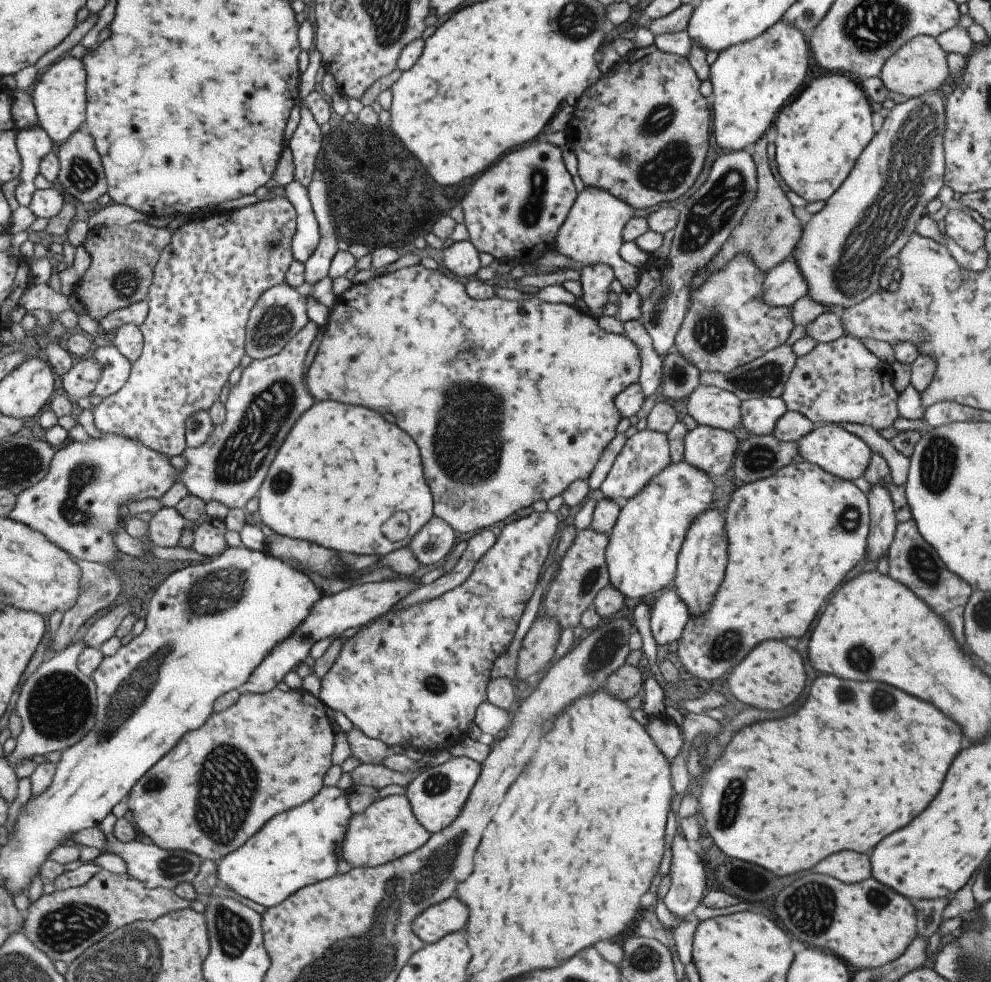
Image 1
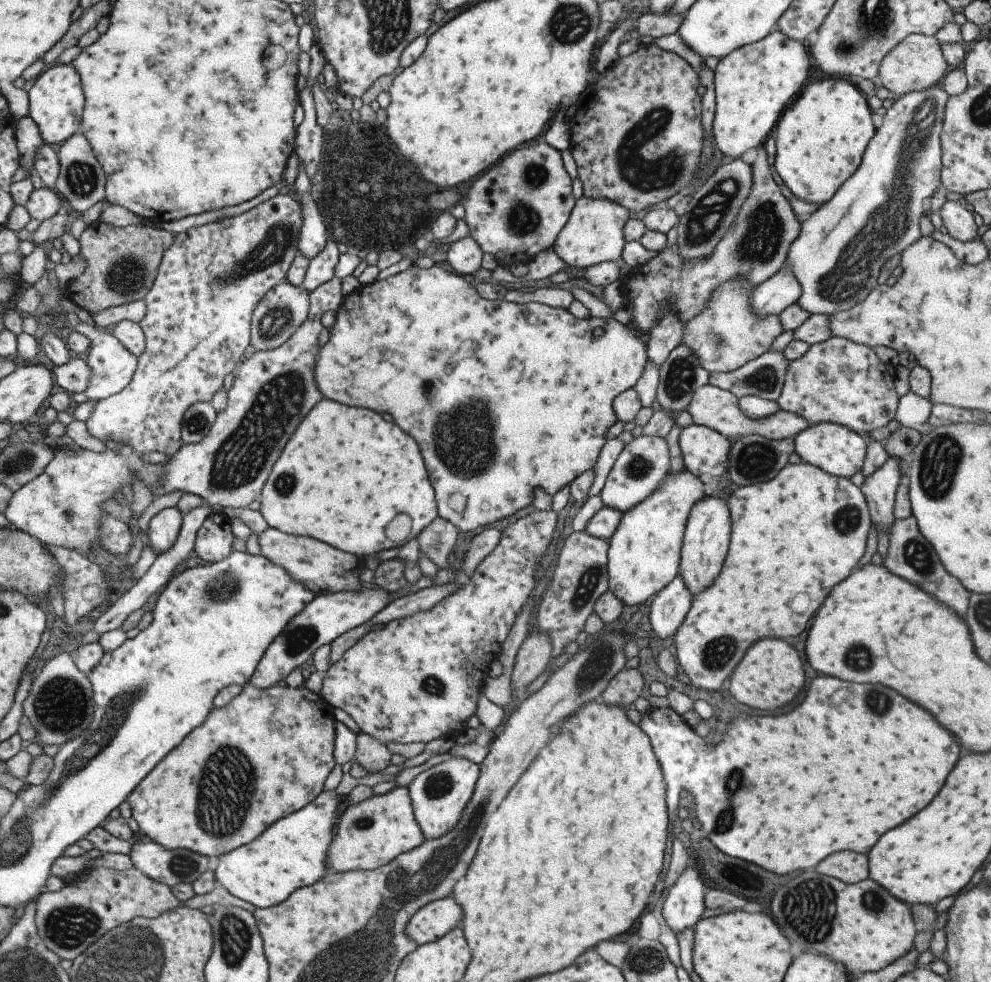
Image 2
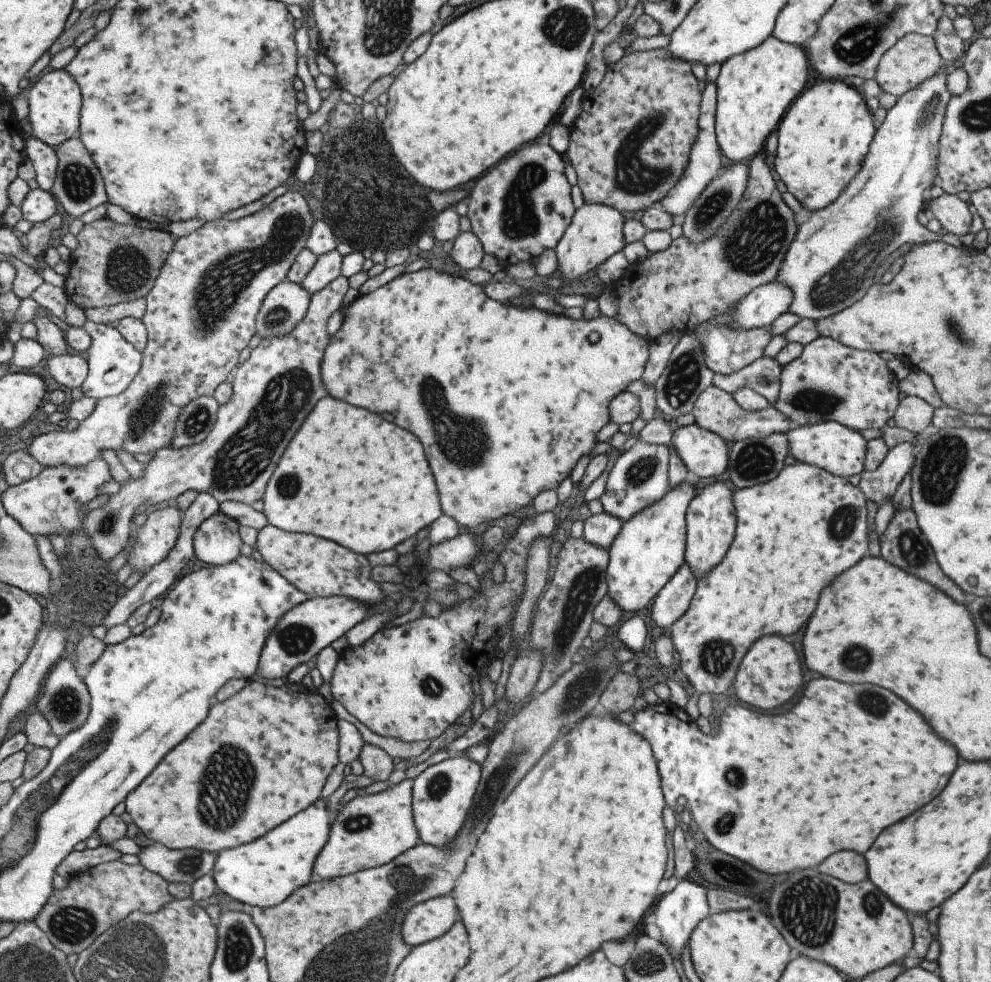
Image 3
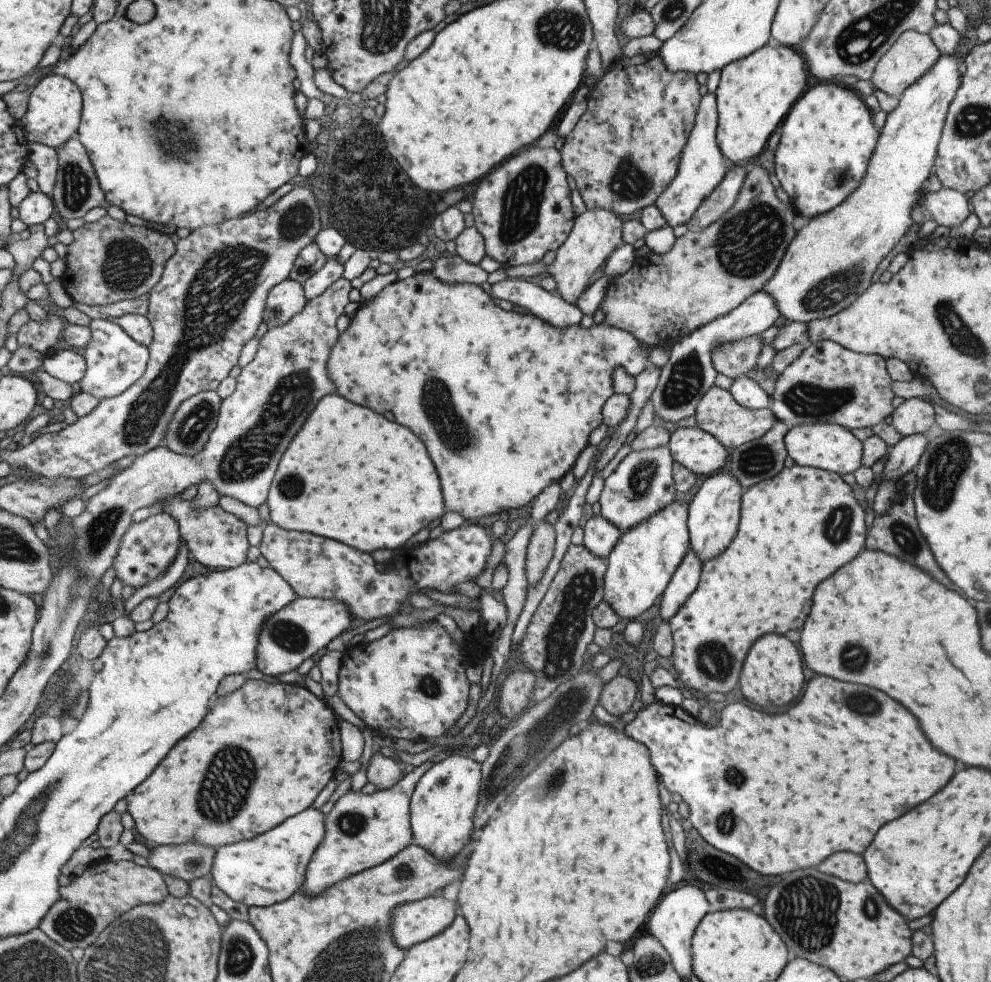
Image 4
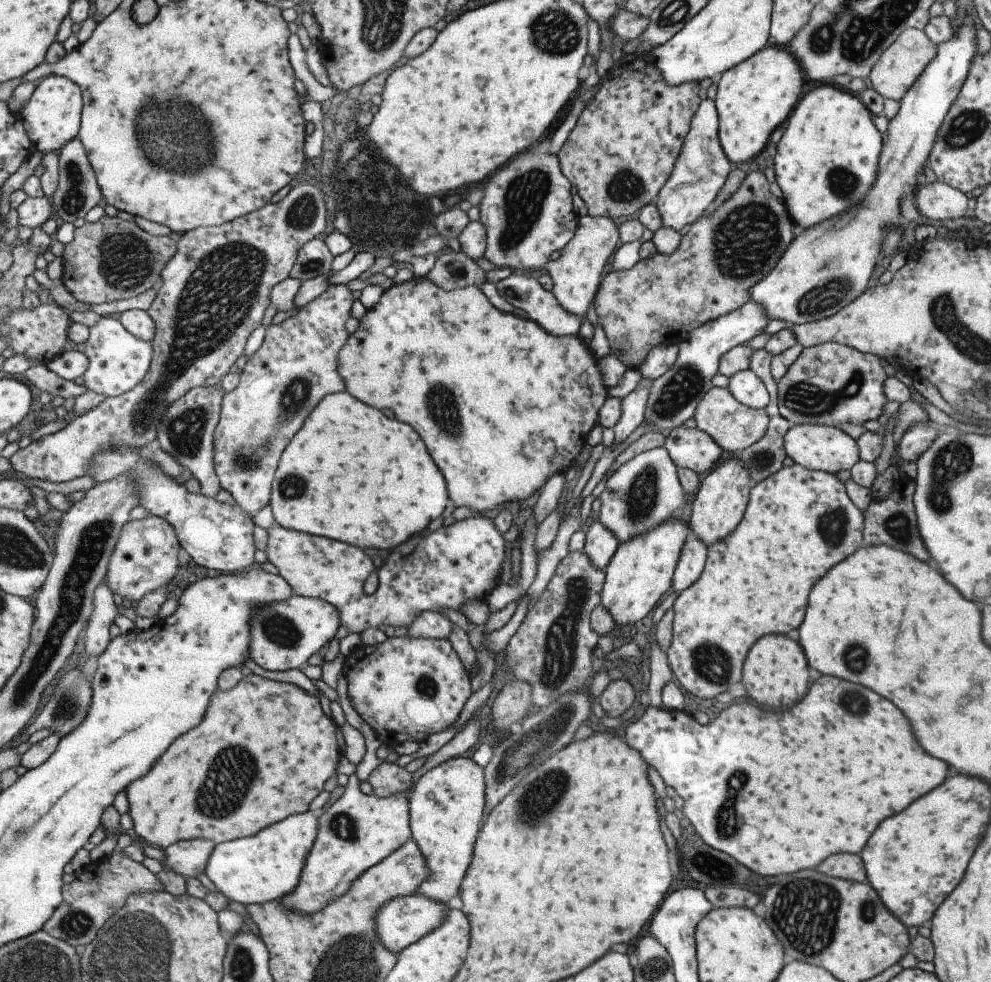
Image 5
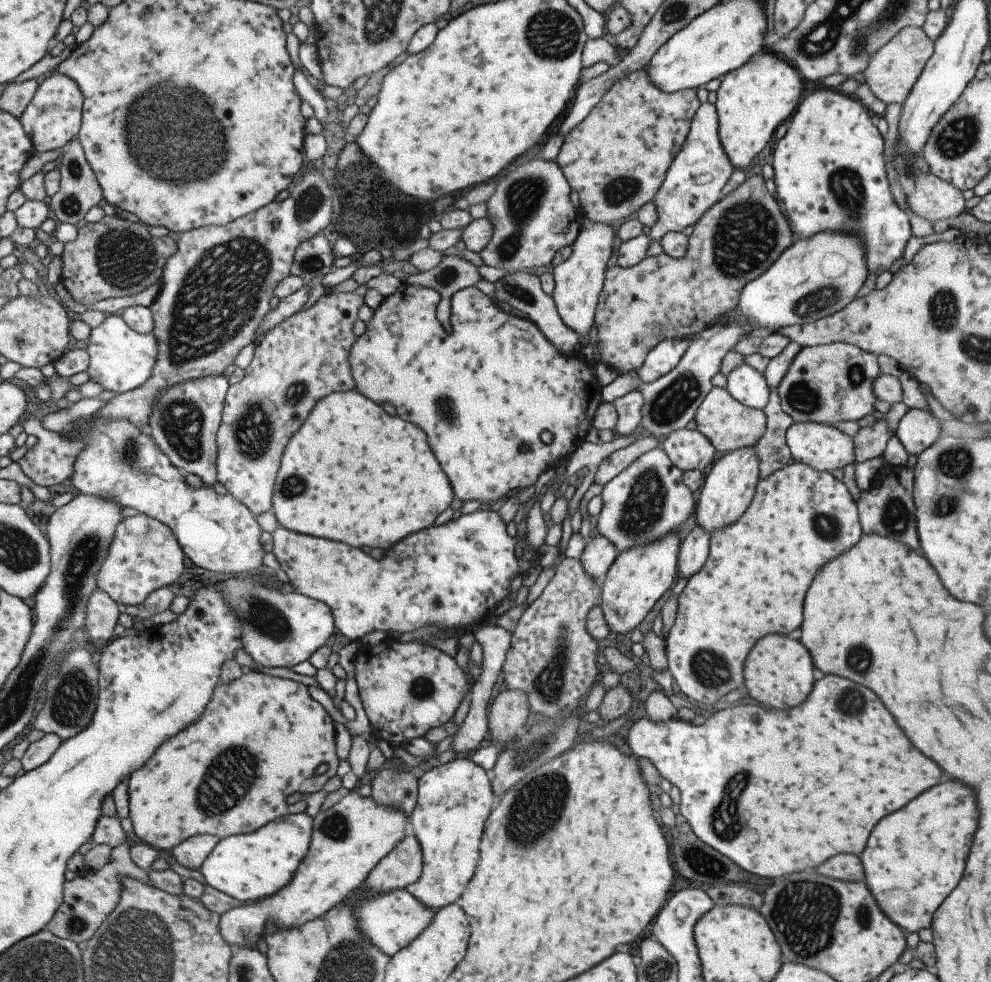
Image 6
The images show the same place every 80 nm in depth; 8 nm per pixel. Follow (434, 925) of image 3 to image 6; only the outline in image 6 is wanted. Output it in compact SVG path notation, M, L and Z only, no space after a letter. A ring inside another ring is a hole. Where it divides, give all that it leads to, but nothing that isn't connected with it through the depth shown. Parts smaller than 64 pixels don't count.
M366 889L351 892L343 904L352 906L358 929L388 957L393 956L399 949L406 947L425 927L431 923L435 910L423 906L405 889L397 889L386 893L367 893Z

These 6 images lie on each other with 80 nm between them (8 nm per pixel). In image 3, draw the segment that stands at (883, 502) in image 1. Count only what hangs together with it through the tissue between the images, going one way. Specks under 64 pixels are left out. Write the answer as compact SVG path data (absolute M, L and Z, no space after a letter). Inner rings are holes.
M909 442L897 444L888 450L877 469L859 472L858 488L865 499L871 500L878 507L893 496L897 485L913 466L915 445Z

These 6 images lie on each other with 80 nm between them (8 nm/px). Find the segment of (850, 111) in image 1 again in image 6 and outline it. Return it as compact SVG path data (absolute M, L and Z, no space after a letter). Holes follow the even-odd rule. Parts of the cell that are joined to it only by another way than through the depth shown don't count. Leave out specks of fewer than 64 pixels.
M833 88L811 92L791 113L789 126L775 144L772 155L775 200L792 232L801 234L802 238L819 231L845 231L857 235L866 252L868 274L888 270L892 262L902 255L907 240L912 236L909 214L902 212L893 202L885 175L883 136L879 135L867 109L859 101Z

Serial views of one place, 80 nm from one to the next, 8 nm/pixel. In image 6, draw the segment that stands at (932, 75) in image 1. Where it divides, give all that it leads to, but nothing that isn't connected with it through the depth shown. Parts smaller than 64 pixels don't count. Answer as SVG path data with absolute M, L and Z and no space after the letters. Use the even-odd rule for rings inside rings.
M909 25L896 32L887 44L874 52L869 57L867 68L861 74L875 98L884 102L885 105L891 102L901 105L913 83L918 79L927 59L931 56L933 43L934 41L925 36L921 27Z

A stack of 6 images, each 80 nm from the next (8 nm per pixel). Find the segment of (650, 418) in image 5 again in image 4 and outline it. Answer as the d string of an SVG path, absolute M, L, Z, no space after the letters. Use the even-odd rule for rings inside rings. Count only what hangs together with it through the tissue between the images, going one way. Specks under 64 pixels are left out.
M761 289L748 296L727 314L696 328L687 336L682 336L677 342L671 344L667 362L660 368L657 386L649 398L654 415L660 421L677 422L694 414L700 397L714 385L714 378L717 376L710 361L712 352L725 343L760 335L766 328L773 325L779 316L780 312L772 296Z

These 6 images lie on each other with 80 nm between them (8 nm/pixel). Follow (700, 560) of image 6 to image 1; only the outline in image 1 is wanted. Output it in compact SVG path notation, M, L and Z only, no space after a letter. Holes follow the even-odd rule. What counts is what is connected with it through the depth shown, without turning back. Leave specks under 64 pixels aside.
M674 589L662 592L653 602L649 614L649 630L655 644L676 644L688 619L689 610L674 594Z

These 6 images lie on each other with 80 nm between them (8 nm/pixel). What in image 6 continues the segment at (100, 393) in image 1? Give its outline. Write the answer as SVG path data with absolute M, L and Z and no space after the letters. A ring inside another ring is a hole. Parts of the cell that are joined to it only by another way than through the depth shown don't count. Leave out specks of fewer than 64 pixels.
M111 315L101 326L92 329L86 349L90 354L90 367L86 370L89 381L118 395L143 386L151 378L158 359L159 341L154 333L142 335L133 330L122 315Z

